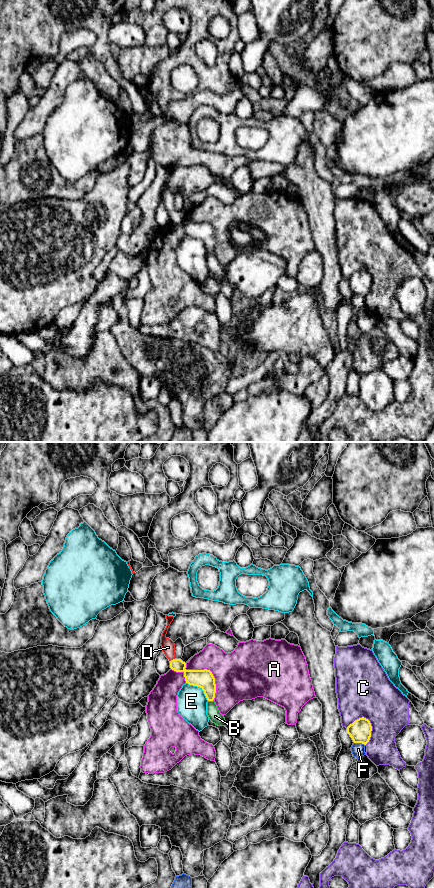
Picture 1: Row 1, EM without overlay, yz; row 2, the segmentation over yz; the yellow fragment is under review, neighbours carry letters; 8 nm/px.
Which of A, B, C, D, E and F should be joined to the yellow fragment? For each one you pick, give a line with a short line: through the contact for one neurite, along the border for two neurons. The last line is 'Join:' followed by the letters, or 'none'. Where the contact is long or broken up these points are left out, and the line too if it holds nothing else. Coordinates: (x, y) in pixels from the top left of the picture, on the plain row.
D: yz (197, 230), (189, 227), (173, 211), (168, 199)
Join: D

